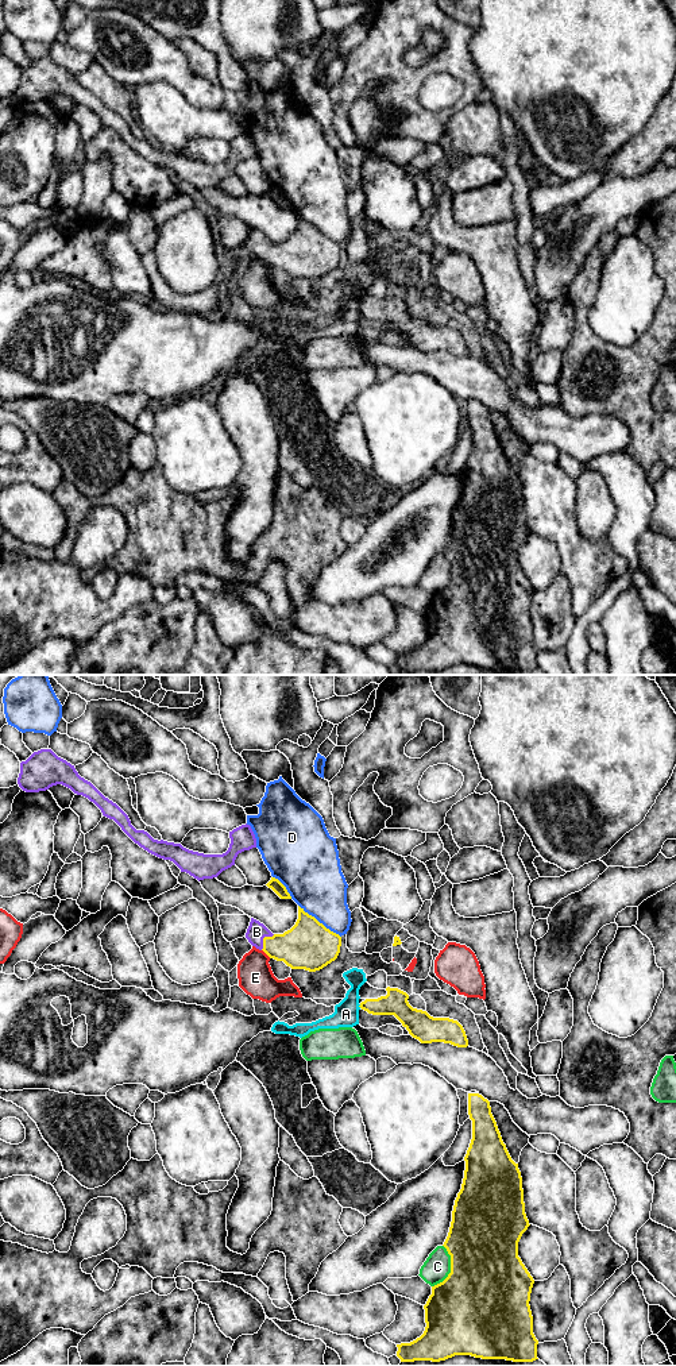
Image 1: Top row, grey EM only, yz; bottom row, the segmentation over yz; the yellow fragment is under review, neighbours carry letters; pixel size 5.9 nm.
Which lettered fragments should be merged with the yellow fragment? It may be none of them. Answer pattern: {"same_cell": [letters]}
{"same_cell": ["B"]}

